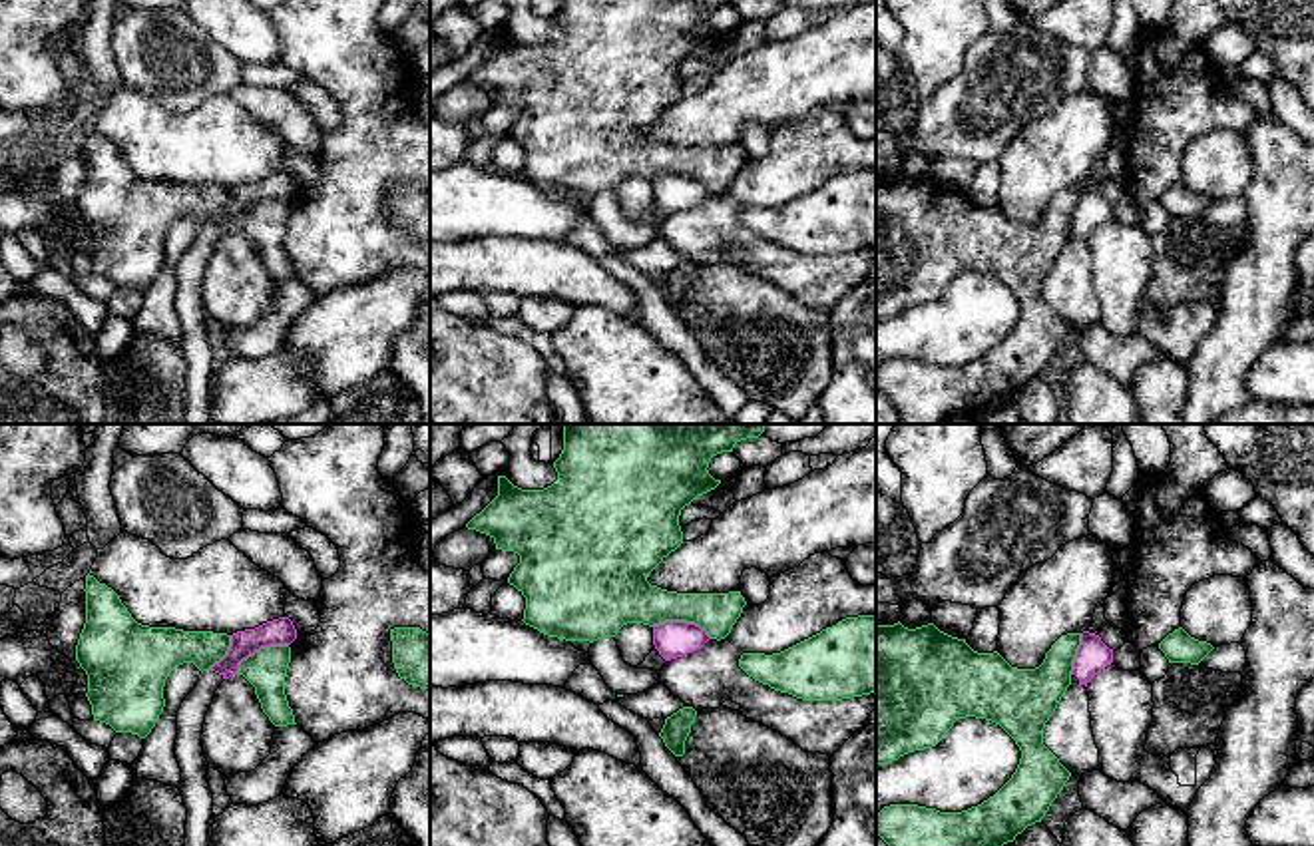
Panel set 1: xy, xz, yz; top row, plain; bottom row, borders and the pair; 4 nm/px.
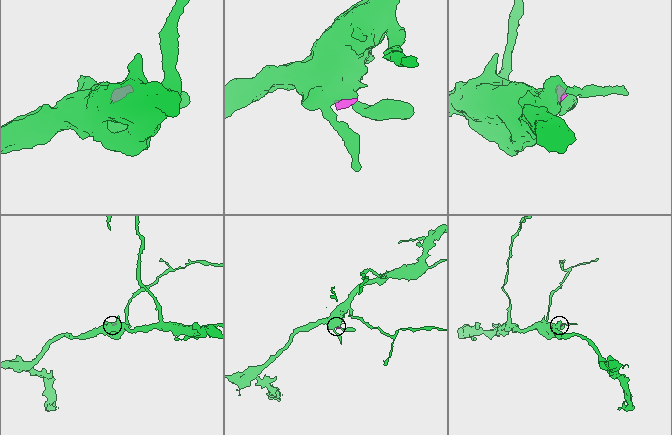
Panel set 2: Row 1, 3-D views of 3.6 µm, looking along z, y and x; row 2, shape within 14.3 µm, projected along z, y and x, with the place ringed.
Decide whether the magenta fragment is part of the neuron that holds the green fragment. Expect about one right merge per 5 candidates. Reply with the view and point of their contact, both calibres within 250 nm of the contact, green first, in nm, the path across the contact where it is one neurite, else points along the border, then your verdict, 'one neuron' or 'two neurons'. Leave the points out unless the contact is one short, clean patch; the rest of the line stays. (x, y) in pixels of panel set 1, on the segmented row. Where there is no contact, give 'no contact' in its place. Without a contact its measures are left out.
contact xz (681, 620); calibres 220 and 150 nm; border xz (652, 626), (693, 622), (711, 637); two neurons

